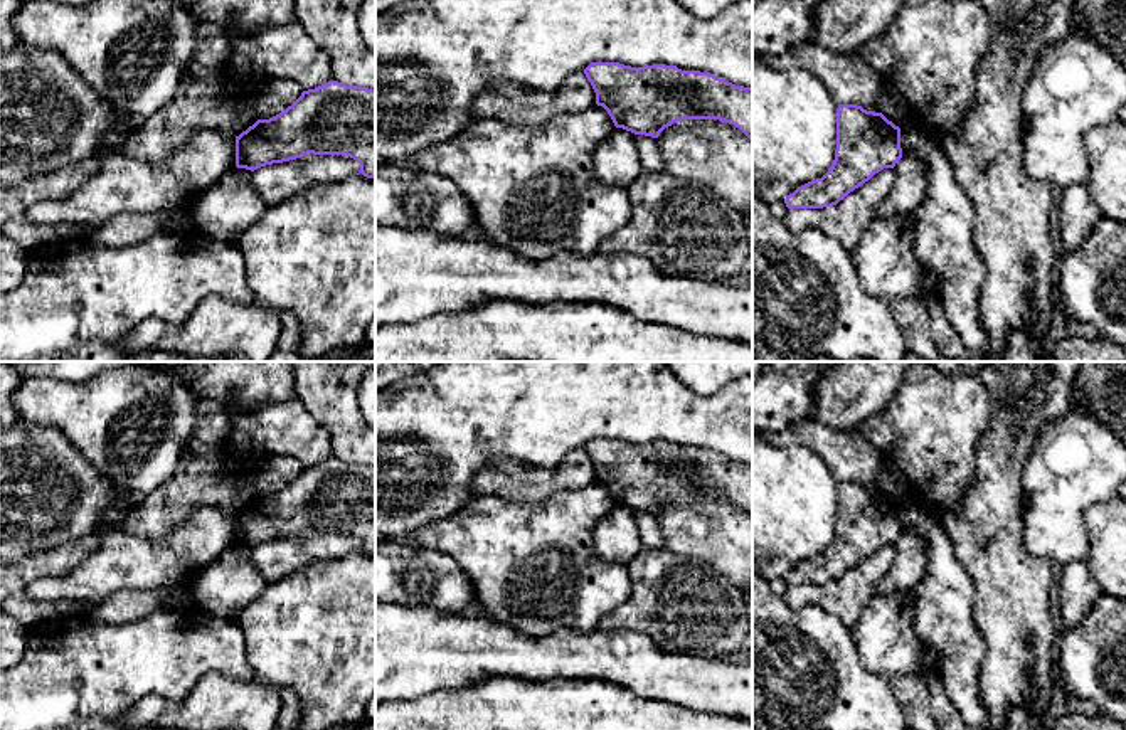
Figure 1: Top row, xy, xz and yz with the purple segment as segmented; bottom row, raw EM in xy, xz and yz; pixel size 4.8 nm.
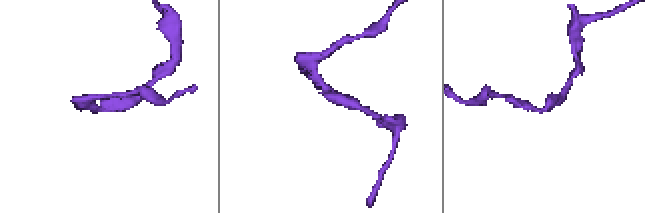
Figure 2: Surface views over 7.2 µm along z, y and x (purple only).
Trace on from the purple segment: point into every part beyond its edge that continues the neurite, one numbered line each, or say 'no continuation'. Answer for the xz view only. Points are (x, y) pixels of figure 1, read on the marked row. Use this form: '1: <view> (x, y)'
no continuation

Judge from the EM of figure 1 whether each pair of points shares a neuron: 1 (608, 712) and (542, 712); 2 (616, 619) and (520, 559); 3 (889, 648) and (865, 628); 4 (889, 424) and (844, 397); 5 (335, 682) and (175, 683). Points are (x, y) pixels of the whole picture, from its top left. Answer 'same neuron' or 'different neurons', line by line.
1: same neuron
2: different neurons
3: same neuron
4: different neurons
5: different neurons

